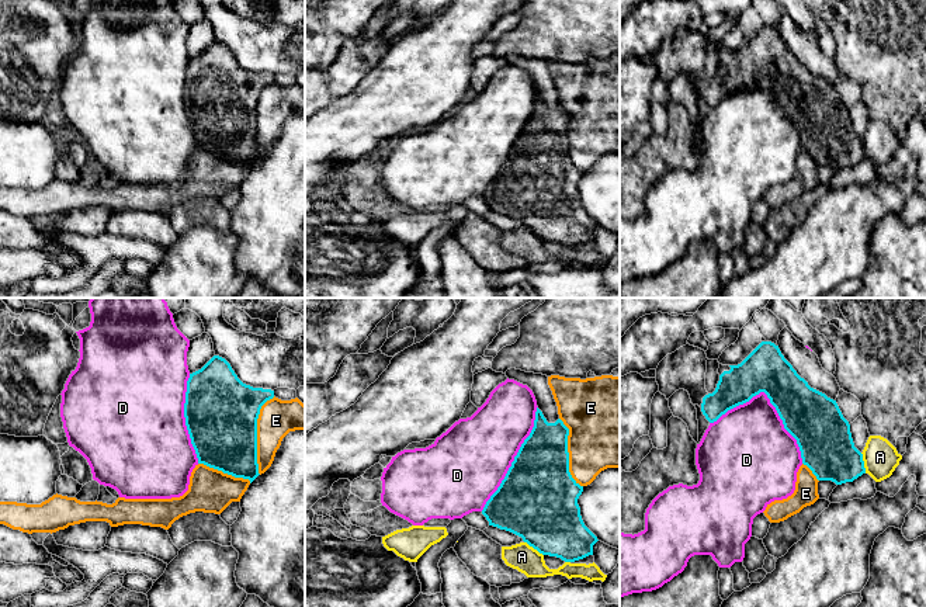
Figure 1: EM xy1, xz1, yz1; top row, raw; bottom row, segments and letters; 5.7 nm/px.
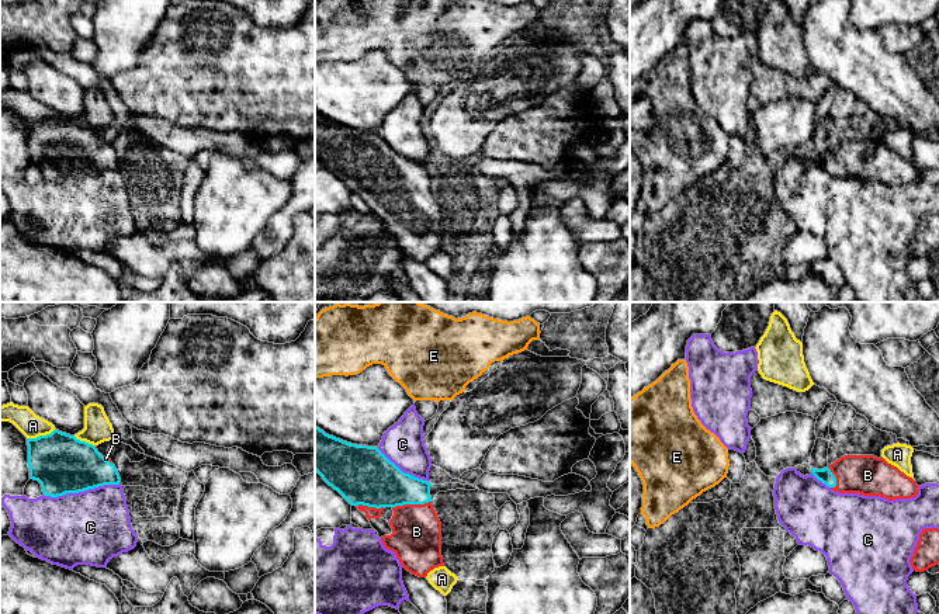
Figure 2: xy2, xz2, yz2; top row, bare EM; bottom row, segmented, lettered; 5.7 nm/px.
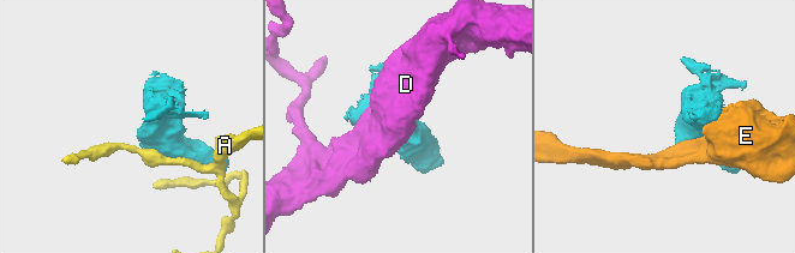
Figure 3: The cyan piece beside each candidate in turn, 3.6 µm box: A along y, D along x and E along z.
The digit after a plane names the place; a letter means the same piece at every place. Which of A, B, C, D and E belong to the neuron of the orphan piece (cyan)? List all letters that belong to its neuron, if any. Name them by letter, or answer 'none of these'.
B

